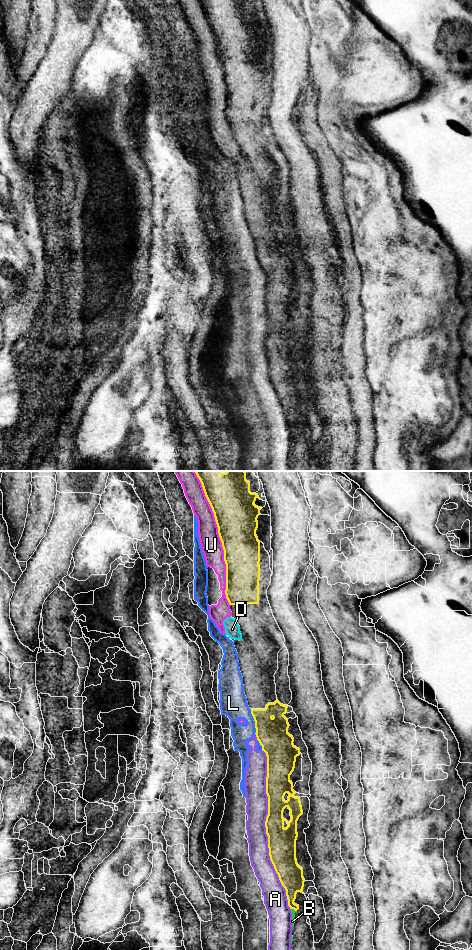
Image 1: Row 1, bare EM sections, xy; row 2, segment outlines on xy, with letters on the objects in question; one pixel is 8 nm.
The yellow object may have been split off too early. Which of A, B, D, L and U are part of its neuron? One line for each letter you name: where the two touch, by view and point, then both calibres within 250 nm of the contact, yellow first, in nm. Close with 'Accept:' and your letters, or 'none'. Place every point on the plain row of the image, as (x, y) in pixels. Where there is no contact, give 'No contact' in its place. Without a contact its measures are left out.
B: Touches yellow at xy (293, 428). Thickness 190 nm (yellow) against 40 nm
Accept: B

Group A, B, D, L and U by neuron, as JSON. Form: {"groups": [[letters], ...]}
{"groups": [["A", "L"], ["B"], ["D", "U"]]}

